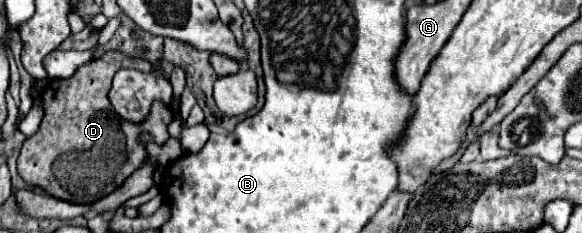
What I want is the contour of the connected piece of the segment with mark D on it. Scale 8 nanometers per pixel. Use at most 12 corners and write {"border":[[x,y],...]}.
{"border":[[107,51],[47,79],[17,171],[63,201],[93,203],[169,139],[169,105],[125,121],[107,97],[141,57]]}

